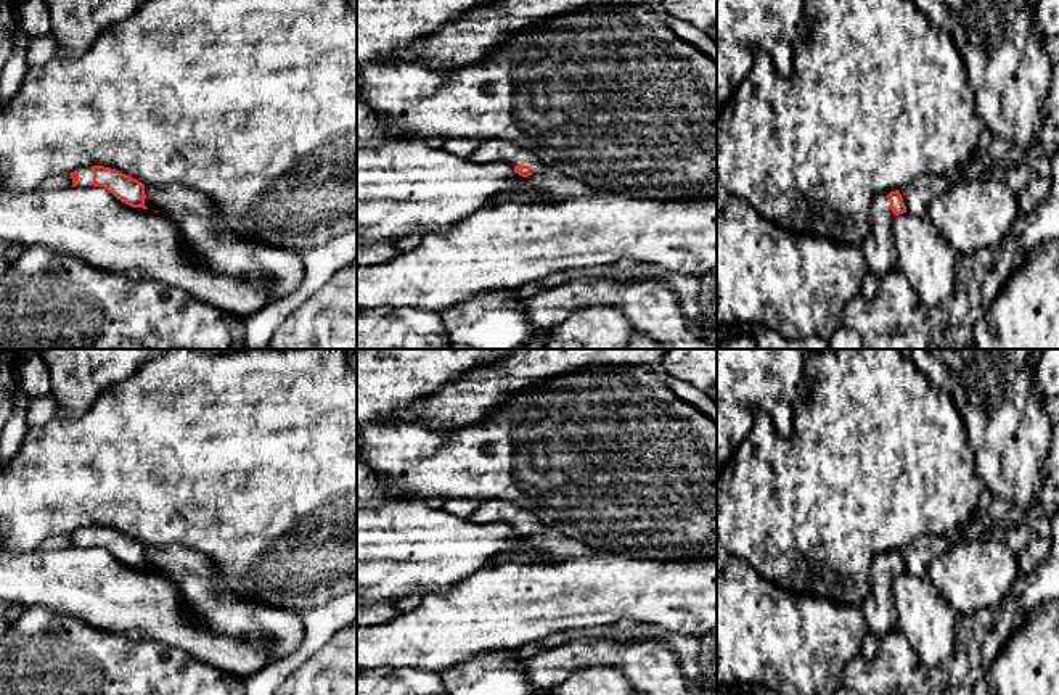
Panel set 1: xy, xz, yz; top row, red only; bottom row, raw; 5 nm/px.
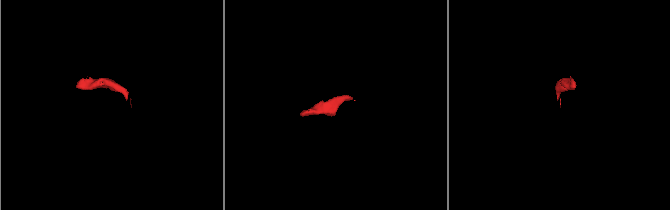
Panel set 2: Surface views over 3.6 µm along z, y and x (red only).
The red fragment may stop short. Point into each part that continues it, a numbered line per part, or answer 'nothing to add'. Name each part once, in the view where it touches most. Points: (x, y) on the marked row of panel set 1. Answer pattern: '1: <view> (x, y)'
1: xz (492, 150)

